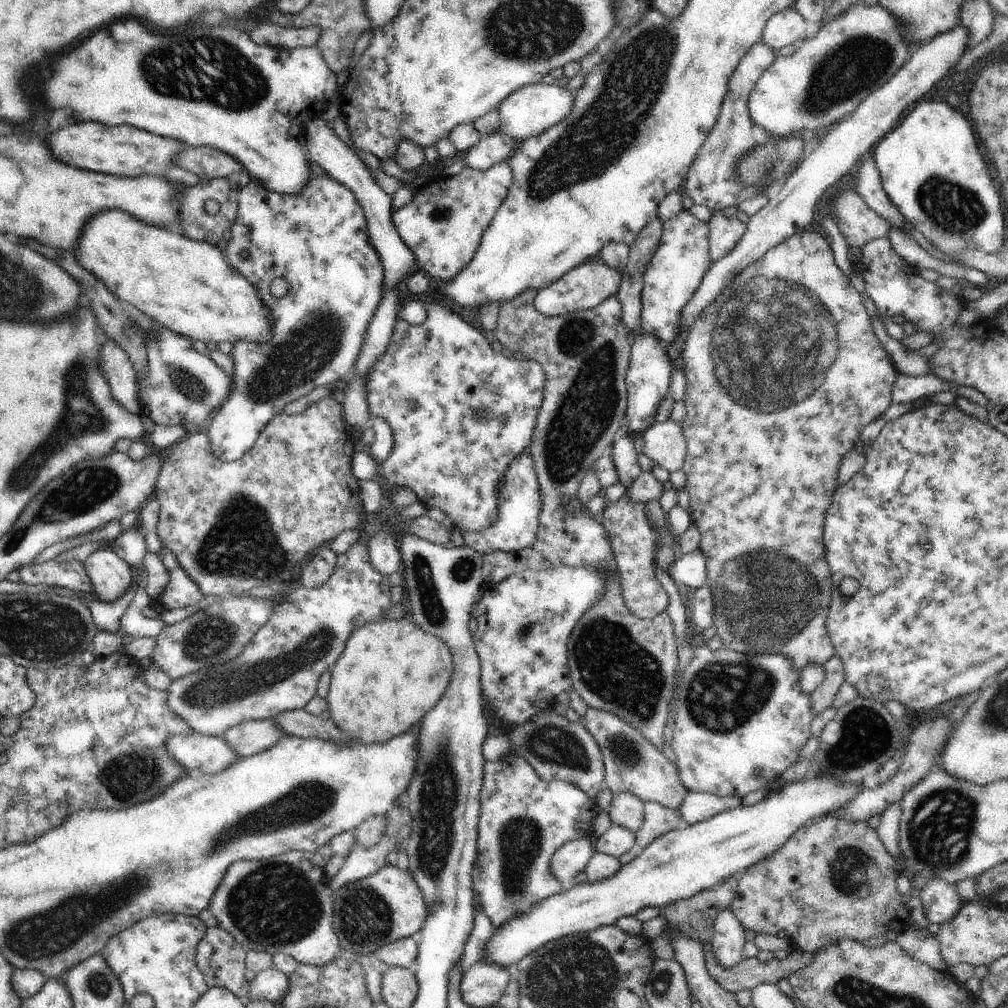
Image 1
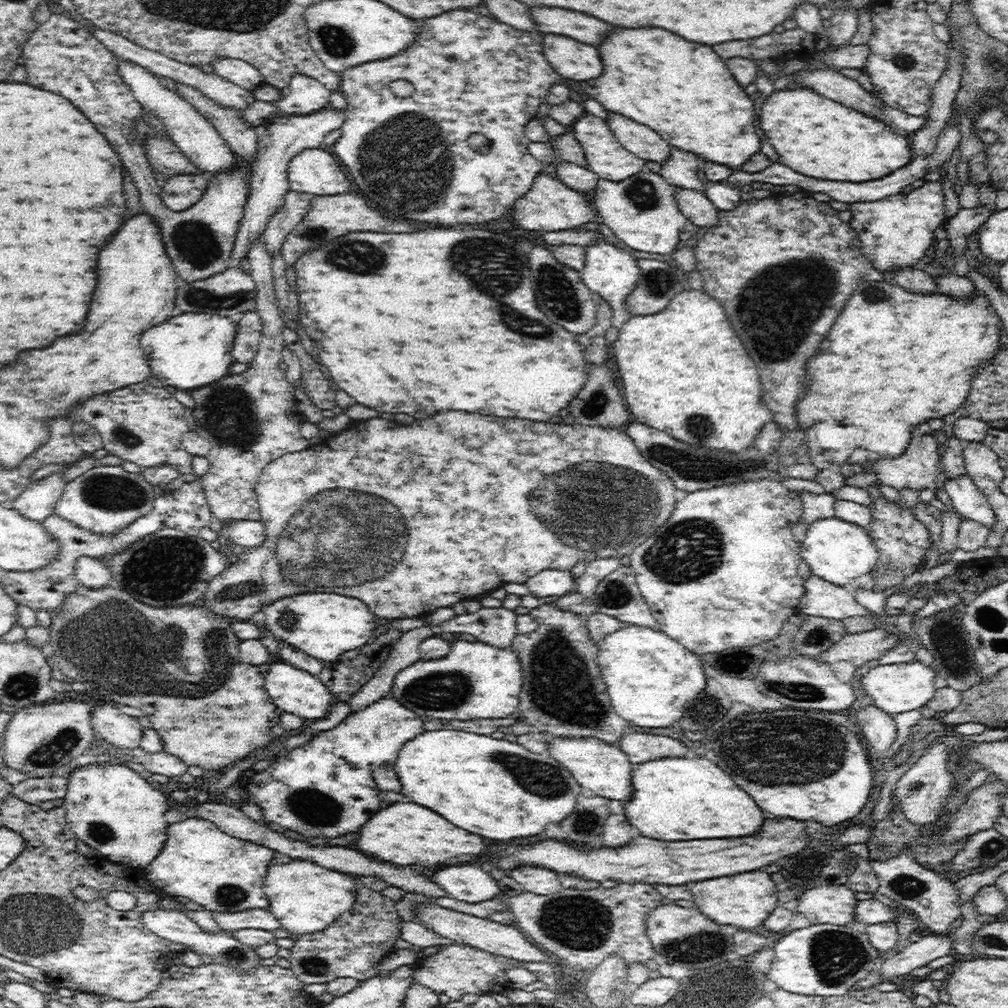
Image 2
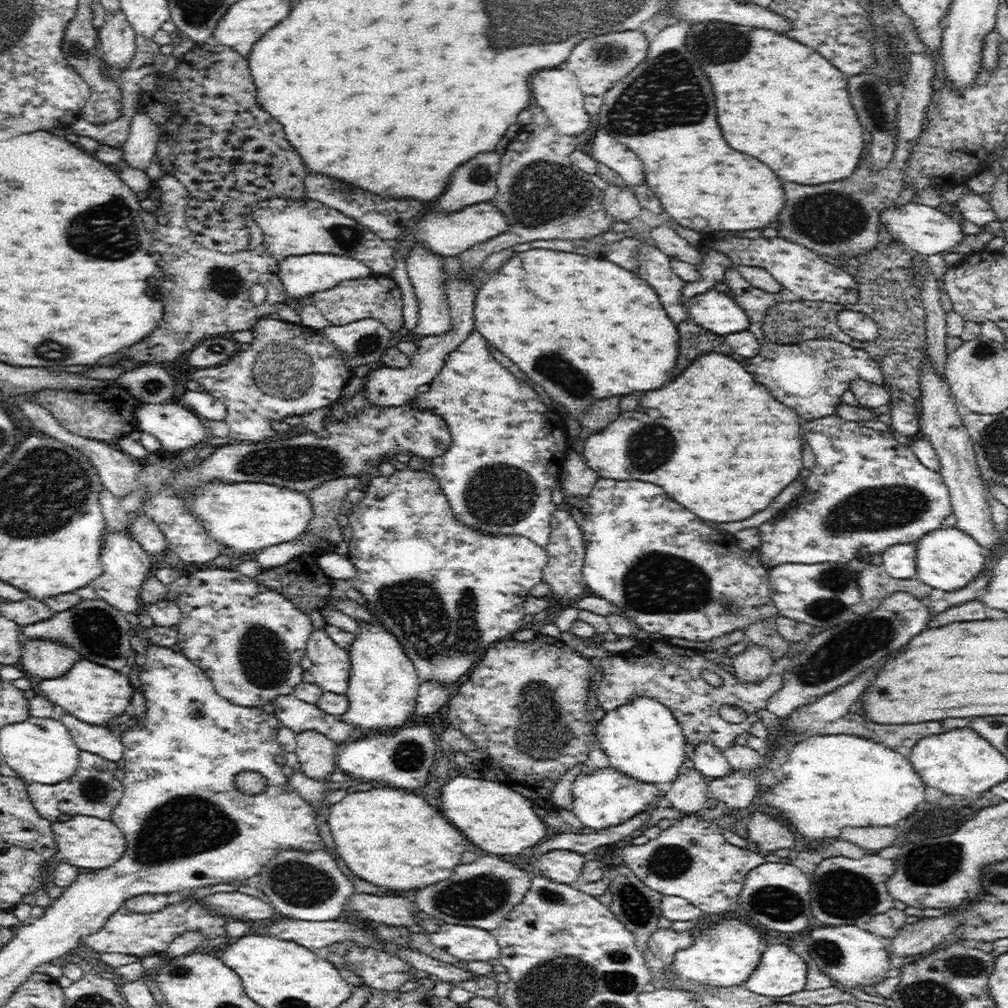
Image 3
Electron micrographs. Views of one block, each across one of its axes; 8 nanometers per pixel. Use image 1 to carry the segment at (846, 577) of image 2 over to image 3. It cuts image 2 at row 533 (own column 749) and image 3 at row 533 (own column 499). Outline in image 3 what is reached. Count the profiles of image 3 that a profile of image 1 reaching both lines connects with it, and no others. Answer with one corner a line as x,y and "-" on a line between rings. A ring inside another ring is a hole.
941,527
939,530
922,536
916,542
916,575
924,584
932,589
940,589
946,593
966,588
984,568
987,553
966,533
956,527

